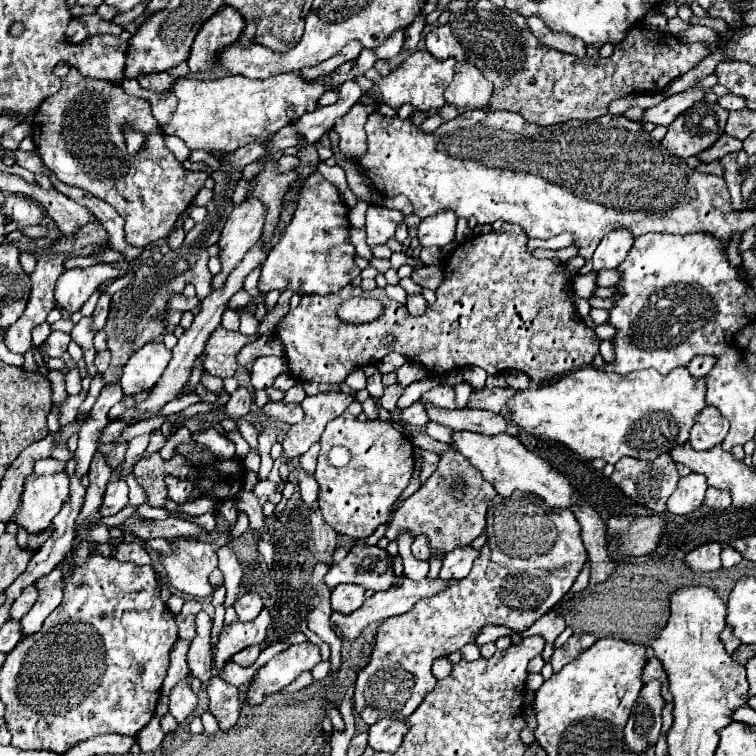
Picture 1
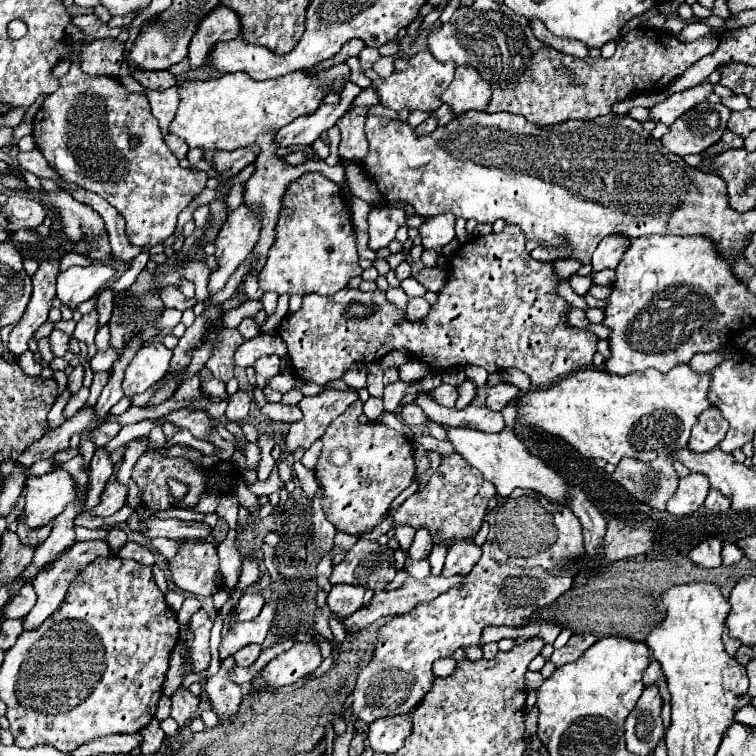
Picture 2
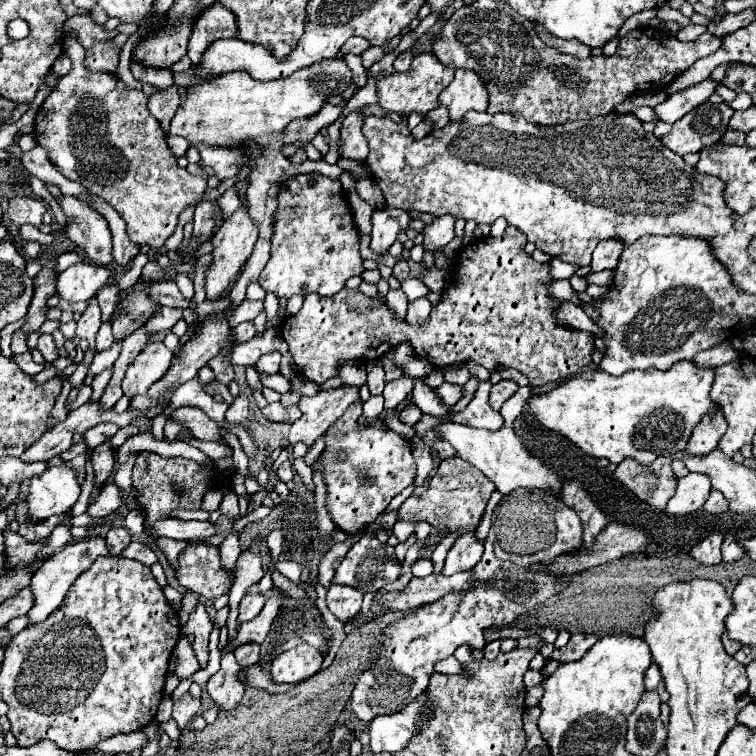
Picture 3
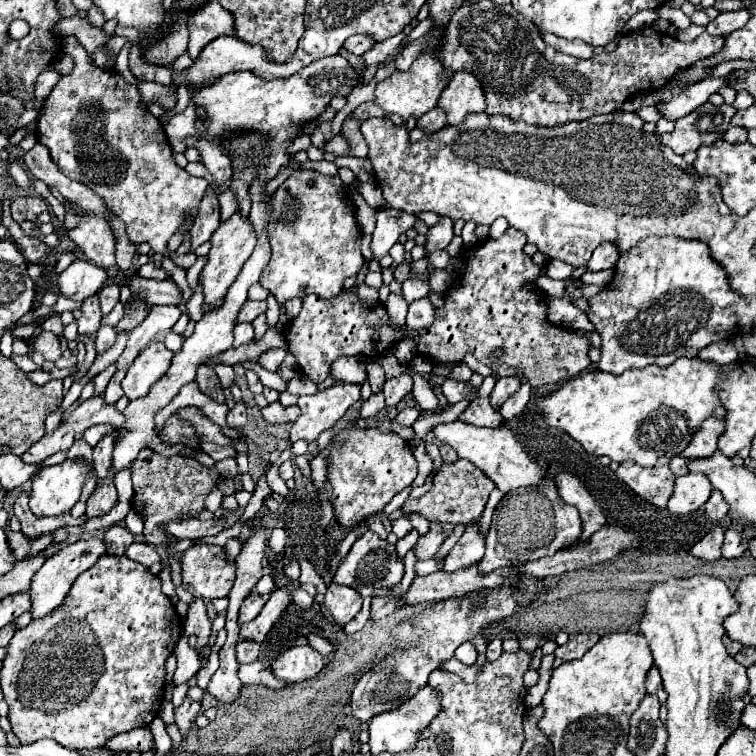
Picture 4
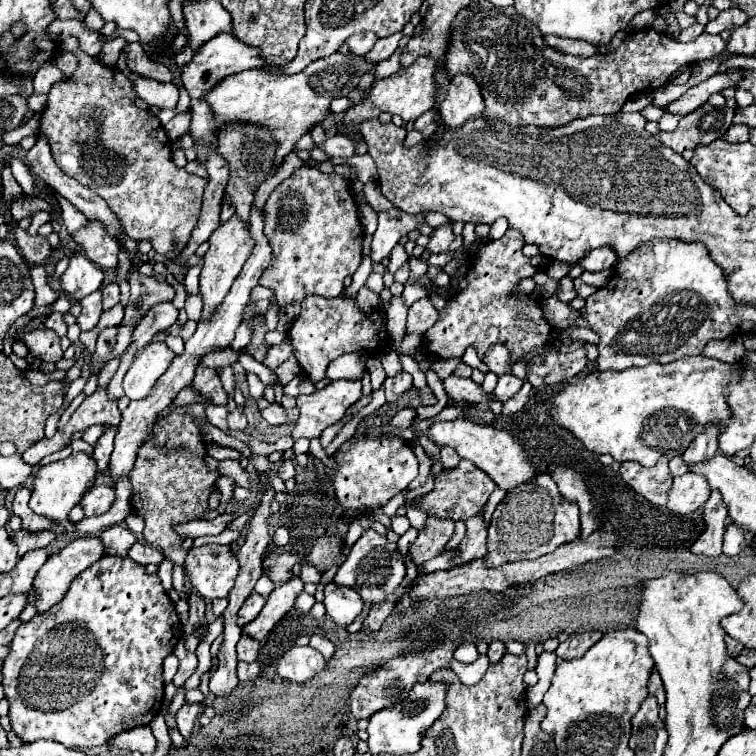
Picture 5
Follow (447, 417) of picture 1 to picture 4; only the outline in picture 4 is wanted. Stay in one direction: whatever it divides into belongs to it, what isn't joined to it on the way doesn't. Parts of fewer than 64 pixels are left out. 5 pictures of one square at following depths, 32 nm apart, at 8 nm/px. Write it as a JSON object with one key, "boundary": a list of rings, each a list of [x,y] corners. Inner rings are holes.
{"boundary":[[[410,374],[412,380],[414,380],[414,390],[412,390],[412,396],[416,396],[416,402],[420,406],[420,410],[426,410],[426,412],[432,412],[432,414],[438,414],[442,412],[442,408],[438,406],[438,398],[432,390],[430,384],[426,384],[426,378],[422,374],[414,376]],[[488,376],[478,388],[476,398],[468,404],[468,408],[458,416],[458,420],[474,424],[474,426],[484,426],[484,428],[500,428],[502,426],[502,416],[490,406],[490,392],[494,388],[494,378]]]}

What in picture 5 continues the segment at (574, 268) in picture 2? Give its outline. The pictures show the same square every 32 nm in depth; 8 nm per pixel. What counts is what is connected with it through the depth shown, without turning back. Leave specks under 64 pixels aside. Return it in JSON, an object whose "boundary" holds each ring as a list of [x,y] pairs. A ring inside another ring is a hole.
{"boundary":[[[554,260],[546,269],[546,274],[553,280],[560,280],[569,273],[569,266],[566,263]]]}

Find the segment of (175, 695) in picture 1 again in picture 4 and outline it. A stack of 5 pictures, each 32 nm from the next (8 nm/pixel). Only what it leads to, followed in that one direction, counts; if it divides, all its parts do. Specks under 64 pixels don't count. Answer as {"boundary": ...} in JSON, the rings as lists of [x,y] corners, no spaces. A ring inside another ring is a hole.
{"boundary":[[[186,696],[184,702],[174,710],[174,718],[176,718],[176,724],[178,724],[178,728],[180,728],[182,734],[188,732],[188,728],[190,728],[192,722],[194,722],[194,718],[198,716],[198,712],[200,712],[200,702],[190,700],[188,696]]]}

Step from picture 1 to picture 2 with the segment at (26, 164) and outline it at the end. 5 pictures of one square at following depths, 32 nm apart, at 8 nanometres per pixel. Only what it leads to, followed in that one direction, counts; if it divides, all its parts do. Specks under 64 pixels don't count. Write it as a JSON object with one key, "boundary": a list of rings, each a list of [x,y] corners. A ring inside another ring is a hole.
{"boundary":[[[34,148],[32,152],[20,152],[18,164],[20,164],[20,168],[36,174],[38,178],[48,178],[48,180],[64,184],[64,180],[60,180],[60,176],[56,176],[56,172],[52,172],[52,168],[48,168],[48,162],[44,160],[44,156],[38,148]]]}

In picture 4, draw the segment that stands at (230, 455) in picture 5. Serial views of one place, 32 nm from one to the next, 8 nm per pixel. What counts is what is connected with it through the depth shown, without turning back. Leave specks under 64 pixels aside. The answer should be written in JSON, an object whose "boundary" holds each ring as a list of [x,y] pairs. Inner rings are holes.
{"boundary":[[[200,441],[199,448],[216,462],[228,457],[235,458],[236,456],[236,451],[231,446],[220,446],[212,442]]]}

